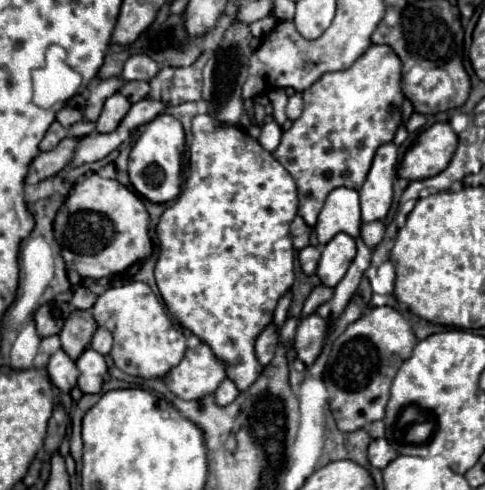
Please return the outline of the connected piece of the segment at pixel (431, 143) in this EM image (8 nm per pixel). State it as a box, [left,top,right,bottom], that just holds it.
[399,123,457,181]

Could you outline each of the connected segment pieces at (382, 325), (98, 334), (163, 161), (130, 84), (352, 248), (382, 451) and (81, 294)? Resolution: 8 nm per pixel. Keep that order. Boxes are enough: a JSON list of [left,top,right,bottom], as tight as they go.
[[323,307,417,431],[91,327,113,355],[129,113,185,203],[119,81,149,103],[317,233,357,287],[367,439,397,469],[71,287,97,309]]

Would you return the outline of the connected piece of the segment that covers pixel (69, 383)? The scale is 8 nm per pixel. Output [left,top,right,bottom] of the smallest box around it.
[47,349,79,393]

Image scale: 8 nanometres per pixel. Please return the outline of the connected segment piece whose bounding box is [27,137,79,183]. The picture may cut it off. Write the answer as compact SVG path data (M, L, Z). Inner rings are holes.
M65 137L63 143L59 143L59 147L55 147L55 151L39 153L29 167L27 183L39 183L39 181L63 171L71 163L77 145L79 145L79 137Z

